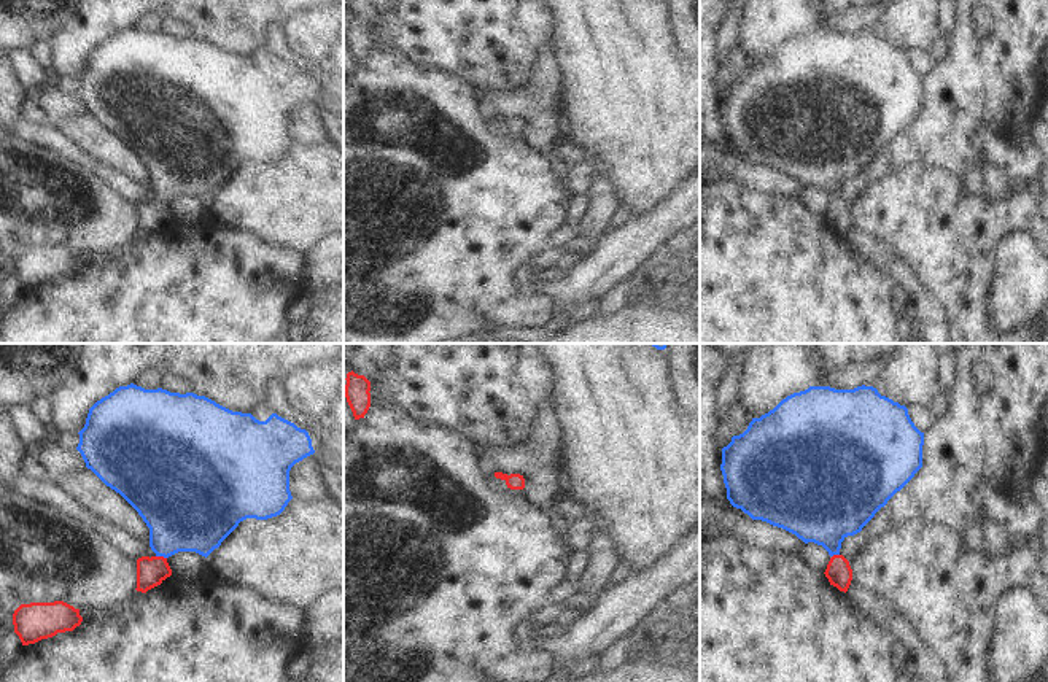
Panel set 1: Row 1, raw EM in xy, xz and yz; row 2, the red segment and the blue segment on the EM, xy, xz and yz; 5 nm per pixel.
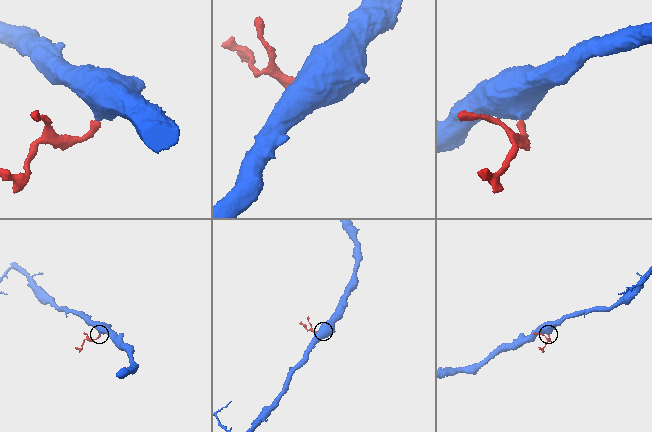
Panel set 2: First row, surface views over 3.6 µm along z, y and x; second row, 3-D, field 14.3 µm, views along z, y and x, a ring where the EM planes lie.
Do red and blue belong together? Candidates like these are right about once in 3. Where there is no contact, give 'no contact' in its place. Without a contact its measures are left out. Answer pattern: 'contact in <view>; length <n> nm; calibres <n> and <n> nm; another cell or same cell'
contact in xy; length 60 nm; calibres 140 and 380 nm; same cell

